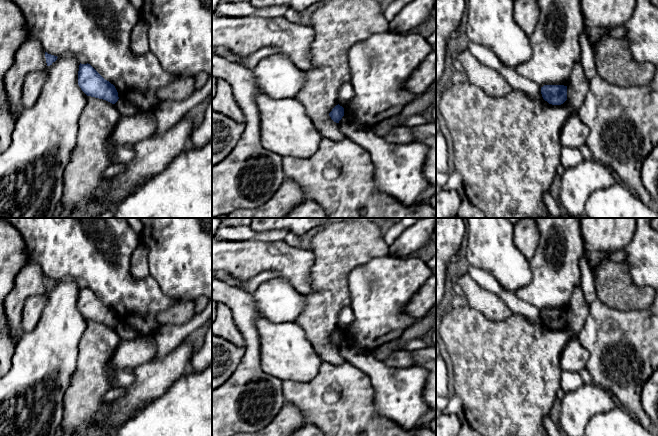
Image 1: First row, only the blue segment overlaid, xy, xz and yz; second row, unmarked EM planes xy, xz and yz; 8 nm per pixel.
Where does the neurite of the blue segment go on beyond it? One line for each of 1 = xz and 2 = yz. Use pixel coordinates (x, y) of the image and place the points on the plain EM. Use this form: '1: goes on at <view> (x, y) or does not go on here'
1: goes on at xz (398, 391)
2: does not go on here

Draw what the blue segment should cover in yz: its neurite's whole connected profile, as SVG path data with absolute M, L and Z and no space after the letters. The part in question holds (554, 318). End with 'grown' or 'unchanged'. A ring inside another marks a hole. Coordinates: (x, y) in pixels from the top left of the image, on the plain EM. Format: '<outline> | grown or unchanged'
M544 309L541 318L545 325L552 329L561 329L567 324L567 310Z | unchanged

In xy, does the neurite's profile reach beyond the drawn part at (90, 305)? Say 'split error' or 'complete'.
split error

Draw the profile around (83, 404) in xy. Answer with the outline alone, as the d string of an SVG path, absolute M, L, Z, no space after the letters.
M86 319L86 328L78 345L78 360L64 395L63 433L73 431L73 436L90 436L97 427L97 419L104 411L103 396L111 389L110 376L117 370L111 364L116 347L122 342L114 328Z

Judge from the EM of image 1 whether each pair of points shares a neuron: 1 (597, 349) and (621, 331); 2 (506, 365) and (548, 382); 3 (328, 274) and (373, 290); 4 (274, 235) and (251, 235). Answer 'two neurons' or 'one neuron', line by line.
1: one neuron
2: one neuron
3: two neurons
4: one neuron

